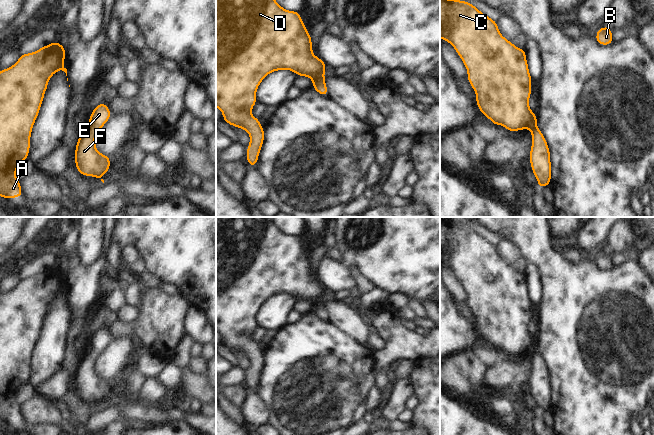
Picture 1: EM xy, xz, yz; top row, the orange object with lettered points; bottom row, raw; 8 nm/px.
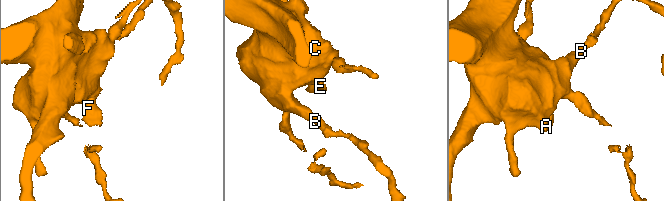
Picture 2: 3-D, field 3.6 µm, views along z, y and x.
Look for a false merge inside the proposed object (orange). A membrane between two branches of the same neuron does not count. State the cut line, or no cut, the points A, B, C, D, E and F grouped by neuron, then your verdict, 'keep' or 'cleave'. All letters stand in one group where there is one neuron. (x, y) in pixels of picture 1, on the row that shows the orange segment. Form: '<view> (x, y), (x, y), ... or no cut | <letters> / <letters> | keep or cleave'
no cut | A B C D E F | keep

